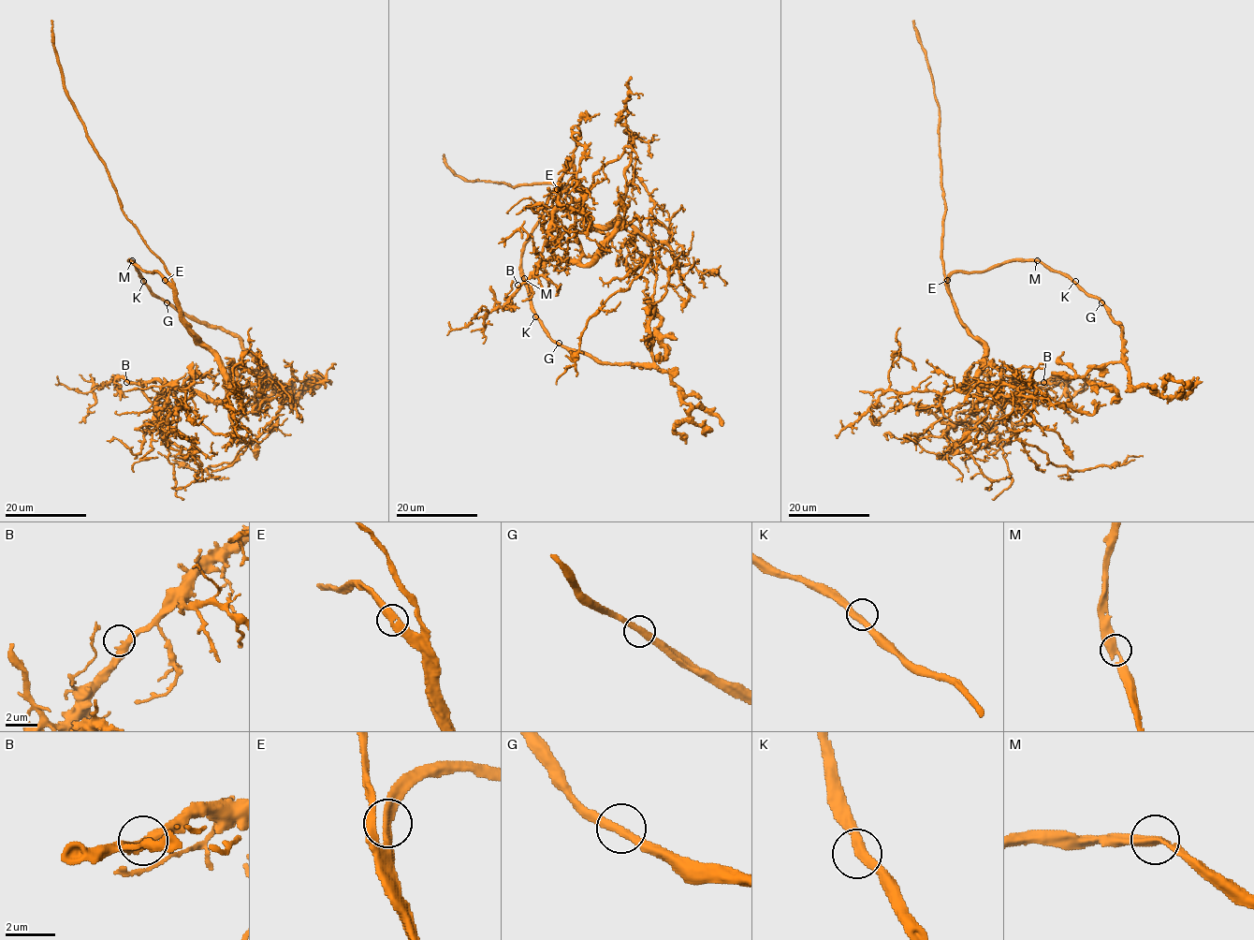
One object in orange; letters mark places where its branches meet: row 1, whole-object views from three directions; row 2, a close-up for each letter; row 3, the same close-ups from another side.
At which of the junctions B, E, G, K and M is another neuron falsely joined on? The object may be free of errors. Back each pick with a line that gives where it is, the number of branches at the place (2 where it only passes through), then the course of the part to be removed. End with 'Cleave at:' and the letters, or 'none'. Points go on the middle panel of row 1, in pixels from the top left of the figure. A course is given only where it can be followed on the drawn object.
Cleave at: none

